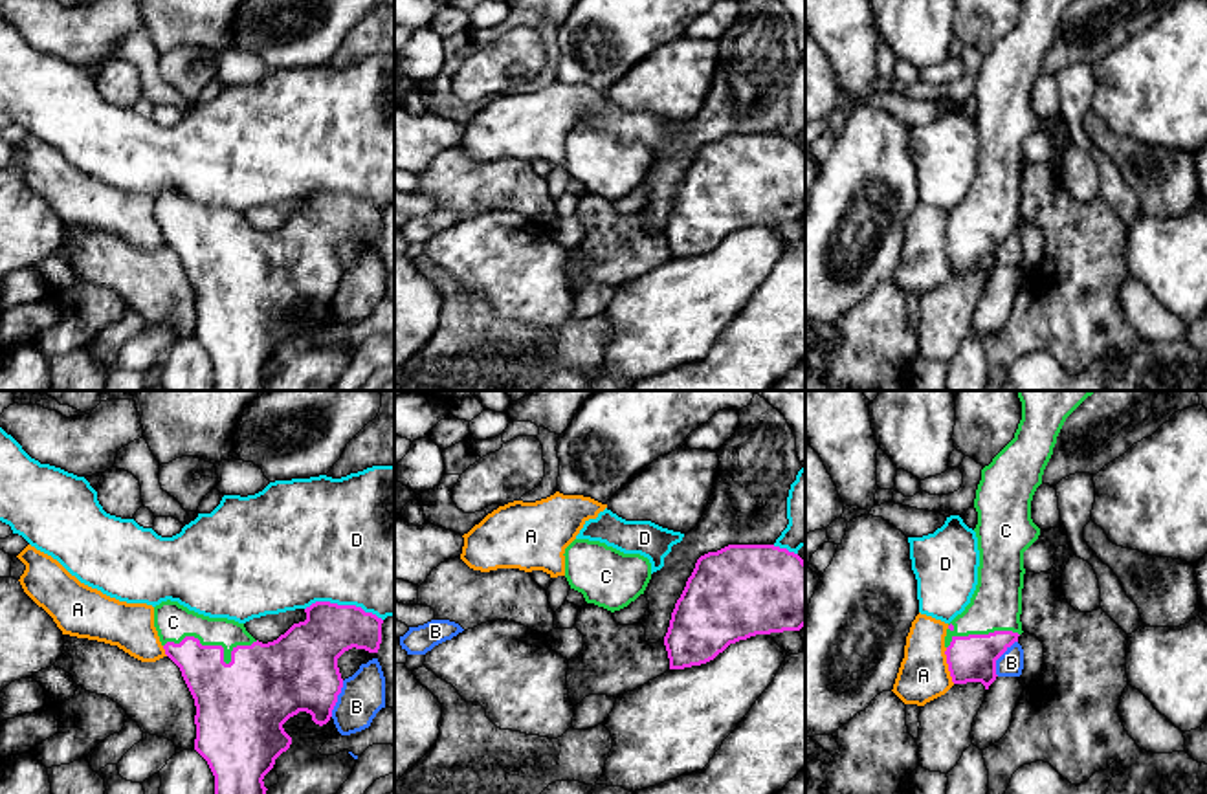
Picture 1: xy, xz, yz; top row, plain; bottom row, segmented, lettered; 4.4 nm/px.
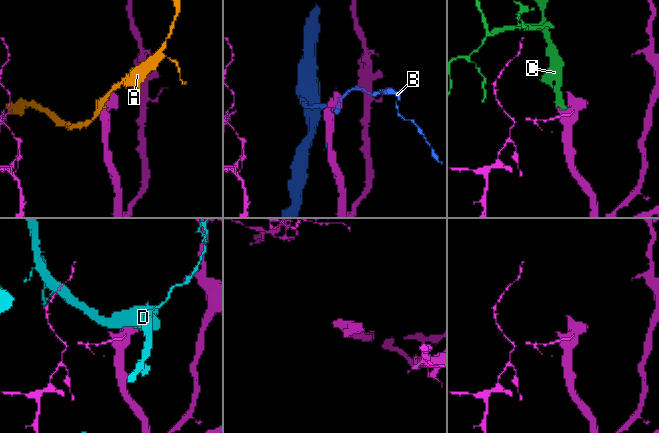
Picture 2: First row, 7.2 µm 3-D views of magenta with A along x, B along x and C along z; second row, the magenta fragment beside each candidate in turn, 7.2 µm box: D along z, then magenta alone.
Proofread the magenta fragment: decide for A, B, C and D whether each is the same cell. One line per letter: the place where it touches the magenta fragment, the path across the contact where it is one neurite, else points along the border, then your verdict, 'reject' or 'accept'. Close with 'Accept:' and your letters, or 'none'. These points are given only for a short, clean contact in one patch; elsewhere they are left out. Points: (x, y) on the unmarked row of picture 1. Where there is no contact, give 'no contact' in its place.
A: yz (949, 255) | along yz (945, 237), (947, 259), (954, 272) | reject
B: yz (998, 246) | reject
C: xy (219, 235) | accept
D: xy (343, 195) | reject
Accept: C

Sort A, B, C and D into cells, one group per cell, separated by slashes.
A / B / C / D

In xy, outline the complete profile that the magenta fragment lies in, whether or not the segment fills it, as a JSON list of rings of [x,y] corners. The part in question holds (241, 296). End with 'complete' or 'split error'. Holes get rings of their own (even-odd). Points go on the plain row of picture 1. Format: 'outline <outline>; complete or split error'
outline [[[178,191],[154,196],[154,216],[165,244],[180,257],[194,288],[194,339],[215,365],[213,391],[264,391],[264,365],[292,334],[282,314],[306,301],[327,314],[343,277],[338,248],[356,237],[378,242],[383,209],[356,194],[316,191],[306,209],[293,213],[277,229],[262,233],[235,209],[209,207]]]; split error

